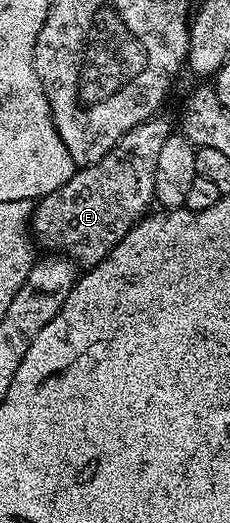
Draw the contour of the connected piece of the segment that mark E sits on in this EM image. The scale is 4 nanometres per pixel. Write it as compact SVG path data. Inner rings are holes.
M153 117L146 120L142 125L130 129L130 133L123 135L102 157L102 161L92 163L89 167L76 170L62 185L62 189L54 189L45 199L35 204L32 221L30 224L31 234L35 242L45 247L45 252L59 253L61 256L72 260L77 268L87 269L98 265L113 249L130 233L134 224L139 223L145 215L149 214L155 200L155 173L157 172L158 153L166 139L174 134L174 123L168 119Z

